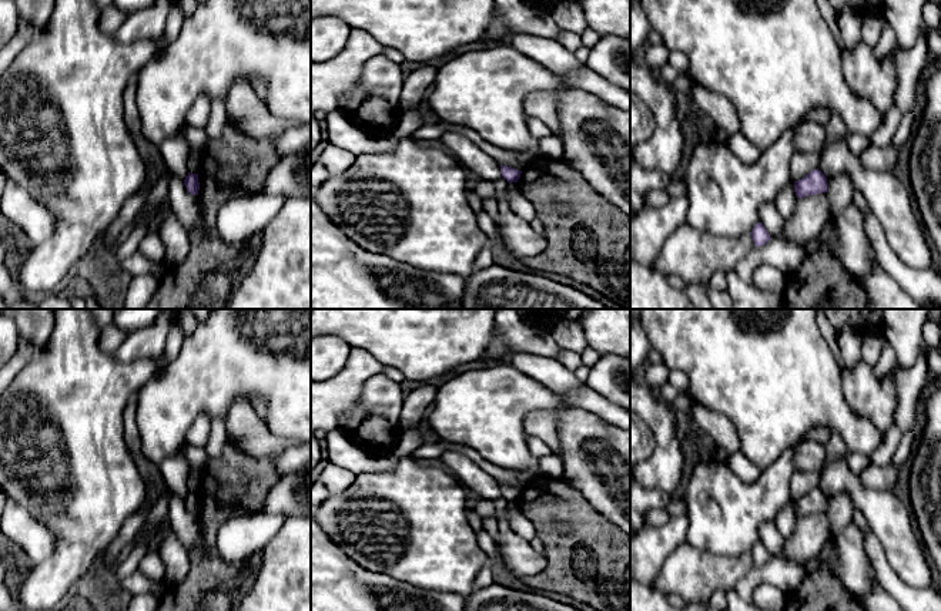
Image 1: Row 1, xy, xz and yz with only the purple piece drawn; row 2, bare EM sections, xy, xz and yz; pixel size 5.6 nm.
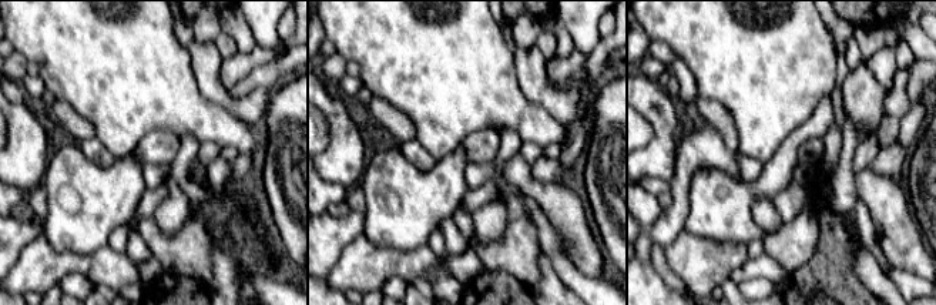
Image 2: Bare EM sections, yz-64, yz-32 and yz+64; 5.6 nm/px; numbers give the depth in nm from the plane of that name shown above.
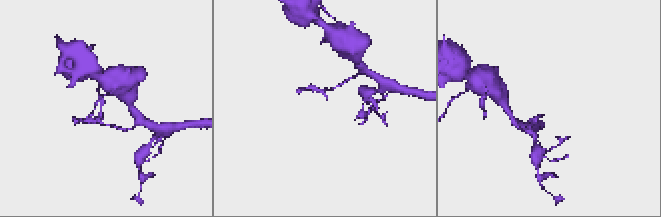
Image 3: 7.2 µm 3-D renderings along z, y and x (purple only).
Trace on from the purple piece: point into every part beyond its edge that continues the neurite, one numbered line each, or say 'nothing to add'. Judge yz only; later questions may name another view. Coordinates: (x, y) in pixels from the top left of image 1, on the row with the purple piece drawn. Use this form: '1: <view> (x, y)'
nothing to add

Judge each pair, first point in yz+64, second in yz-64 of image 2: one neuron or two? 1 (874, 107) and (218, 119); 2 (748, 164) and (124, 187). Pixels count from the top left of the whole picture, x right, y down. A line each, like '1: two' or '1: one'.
1: two
2: two

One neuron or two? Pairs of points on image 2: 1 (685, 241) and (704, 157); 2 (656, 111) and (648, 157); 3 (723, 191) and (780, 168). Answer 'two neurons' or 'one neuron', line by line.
1: two neurons
2: one neuron
3: one neuron

